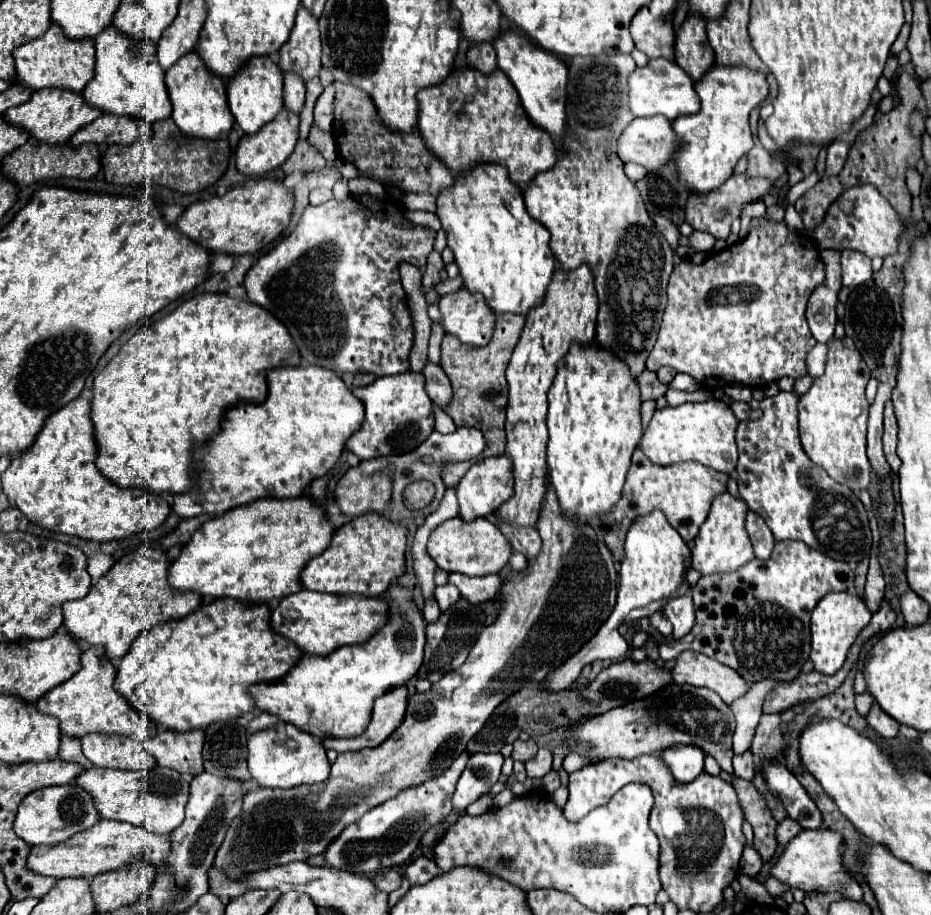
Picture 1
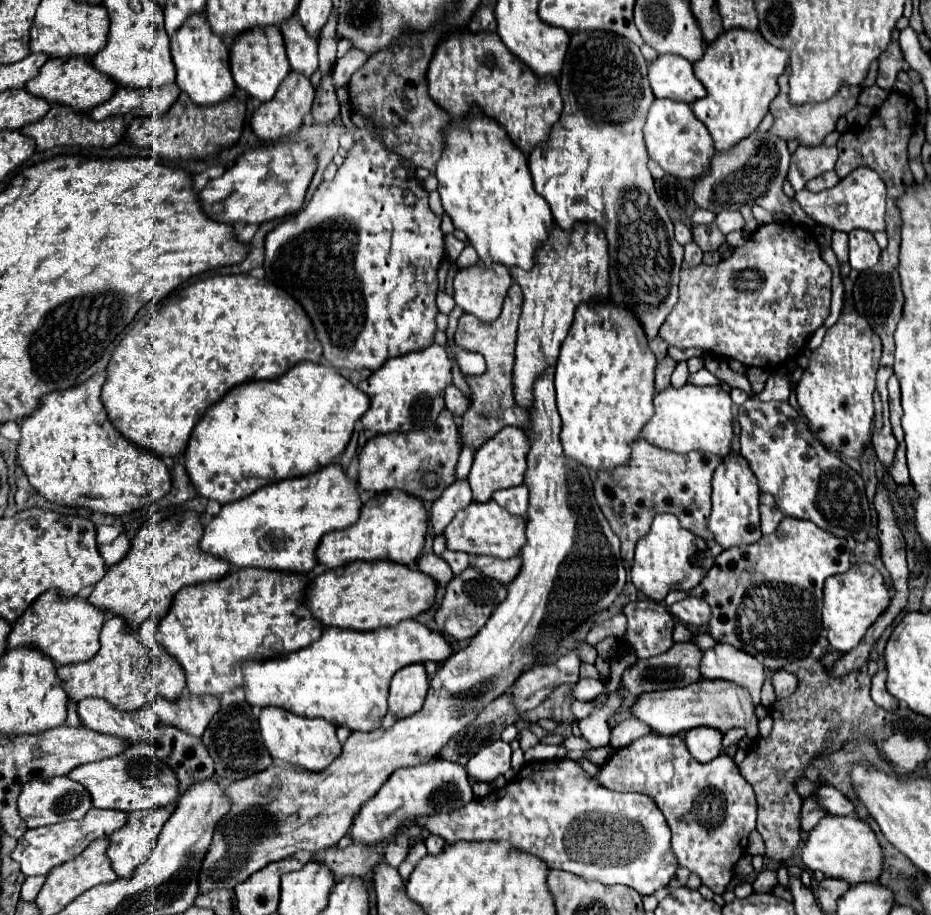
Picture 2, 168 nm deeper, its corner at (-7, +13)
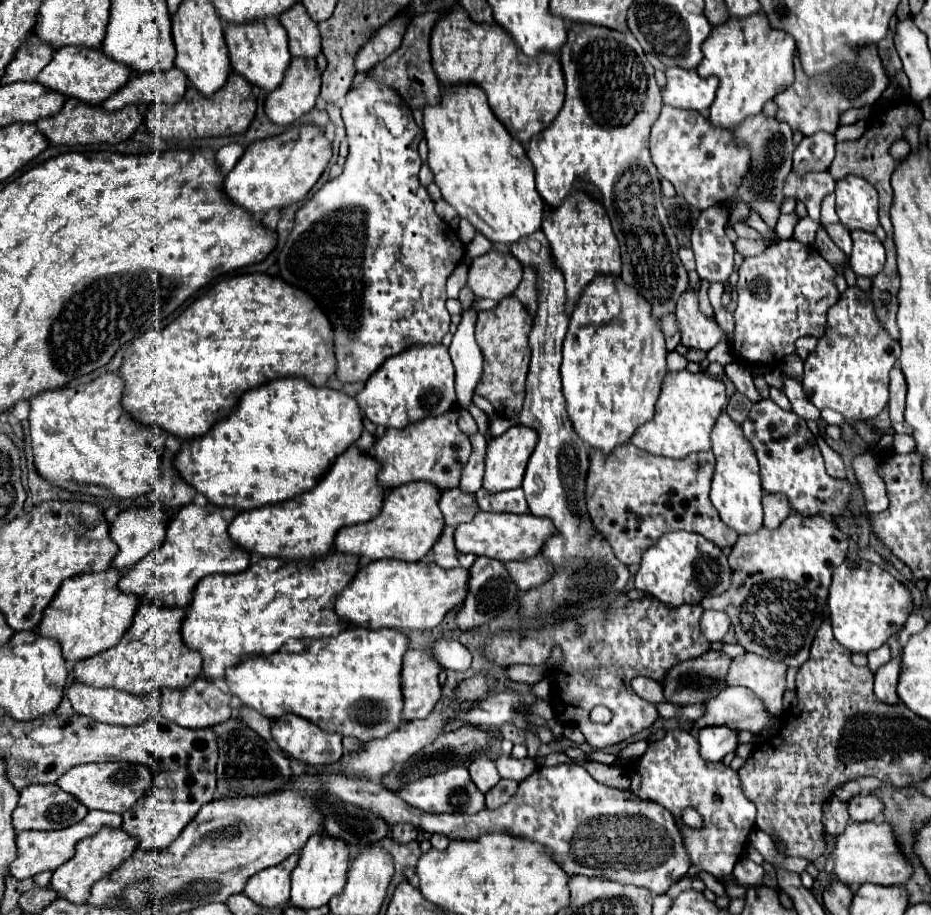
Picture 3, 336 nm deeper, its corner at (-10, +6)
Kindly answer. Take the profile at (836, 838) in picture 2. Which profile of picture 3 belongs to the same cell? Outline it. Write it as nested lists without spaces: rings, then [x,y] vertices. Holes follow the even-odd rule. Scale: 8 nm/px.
[[[848,823],[846,831],[834,839],[830,857],[836,877],[846,885],[902,885],[912,875],[912,867],[902,859],[888,823]]]

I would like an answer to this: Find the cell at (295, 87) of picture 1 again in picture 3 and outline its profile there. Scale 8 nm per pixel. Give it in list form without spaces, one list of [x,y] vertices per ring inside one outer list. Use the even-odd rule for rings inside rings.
[[[300,1],[290,11],[280,15],[280,23],[288,33],[288,47],[290,47],[292,57],[316,59],[322,53],[318,27],[308,17]]]

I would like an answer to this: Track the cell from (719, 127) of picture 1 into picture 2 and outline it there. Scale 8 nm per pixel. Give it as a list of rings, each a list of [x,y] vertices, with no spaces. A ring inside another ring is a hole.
[[[731,28],[707,44],[703,58],[693,64],[695,76],[707,88],[707,96],[693,102],[691,108],[693,114],[707,126],[715,142],[715,150],[729,150],[739,140],[755,132],[763,116],[769,112],[769,102],[779,94],[777,76],[785,72],[787,60],[789,52],[763,40],[757,30]]]

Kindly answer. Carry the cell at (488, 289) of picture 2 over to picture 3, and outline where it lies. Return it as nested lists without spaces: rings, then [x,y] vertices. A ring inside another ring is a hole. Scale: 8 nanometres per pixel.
[[[492,249],[486,255],[472,261],[468,273],[468,287],[478,299],[502,301],[504,297],[514,293],[520,279],[520,261],[510,253]]]

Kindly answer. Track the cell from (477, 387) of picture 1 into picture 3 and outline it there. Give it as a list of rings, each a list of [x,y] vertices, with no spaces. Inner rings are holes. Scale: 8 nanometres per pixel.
[[[510,295],[490,311],[480,311],[476,321],[476,343],[484,355],[484,375],[476,387],[476,393],[486,397],[500,419],[516,423],[524,405],[524,383],[530,365],[528,335],[532,331],[532,317],[518,297]]]

